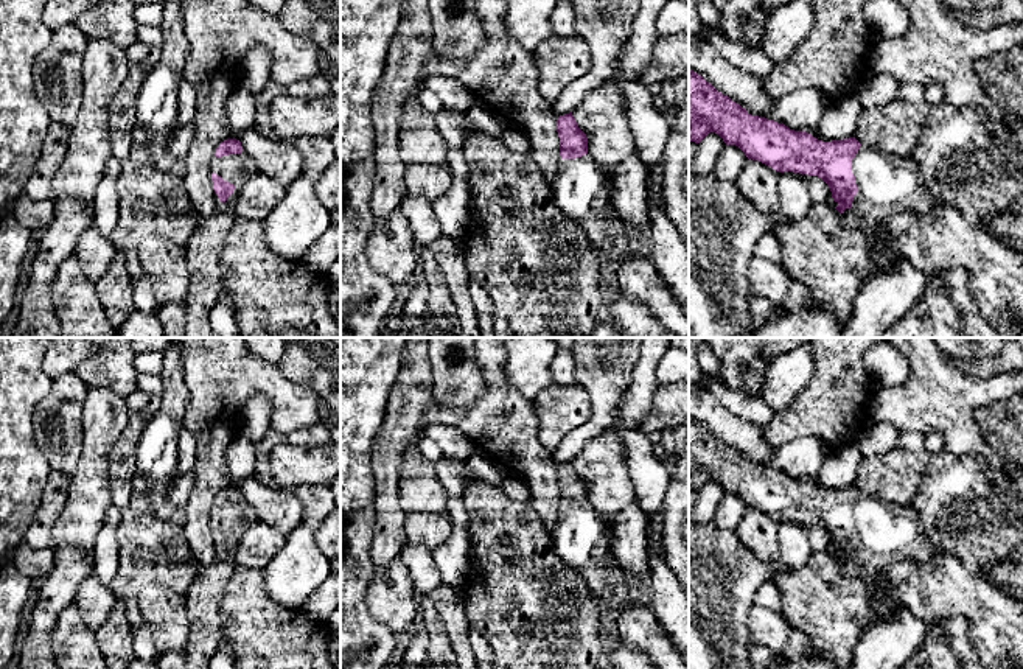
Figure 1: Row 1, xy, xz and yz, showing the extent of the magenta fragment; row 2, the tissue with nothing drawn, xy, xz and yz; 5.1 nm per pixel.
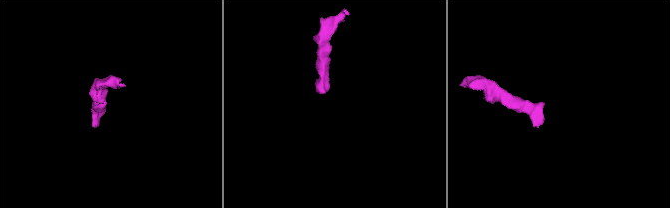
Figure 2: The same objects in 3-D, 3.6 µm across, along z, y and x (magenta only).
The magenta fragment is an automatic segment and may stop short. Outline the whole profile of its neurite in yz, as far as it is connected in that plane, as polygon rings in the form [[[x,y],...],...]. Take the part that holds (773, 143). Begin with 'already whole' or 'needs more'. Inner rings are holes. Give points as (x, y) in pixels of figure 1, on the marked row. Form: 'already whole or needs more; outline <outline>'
needs more; outline [[[689,70],[689,140],[700,143],[709,132],[776,171],[821,177],[844,224],[878,244],[869,277],[894,269],[903,257],[886,236],[886,221],[903,212],[925,213],[934,205],[911,154],[883,156],[855,137],[822,142],[805,131],[751,115]]]

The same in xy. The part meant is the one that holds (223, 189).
needs more; outline [[[241,142],[219,143],[211,160],[215,210],[202,221],[185,244],[190,272],[187,308],[187,338],[210,338],[208,313],[222,294],[219,255],[227,235],[236,222],[235,205],[247,176],[257,171]]]

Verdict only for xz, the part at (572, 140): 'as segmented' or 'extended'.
extended

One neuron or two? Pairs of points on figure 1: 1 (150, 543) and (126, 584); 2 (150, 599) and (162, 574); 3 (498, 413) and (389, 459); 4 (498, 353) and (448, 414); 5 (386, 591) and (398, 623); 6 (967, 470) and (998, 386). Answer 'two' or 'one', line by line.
1: one
2: two
3: two
4: one
5: one
6: two

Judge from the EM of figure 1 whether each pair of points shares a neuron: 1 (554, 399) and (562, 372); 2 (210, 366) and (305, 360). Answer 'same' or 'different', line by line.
1: different
2: different

